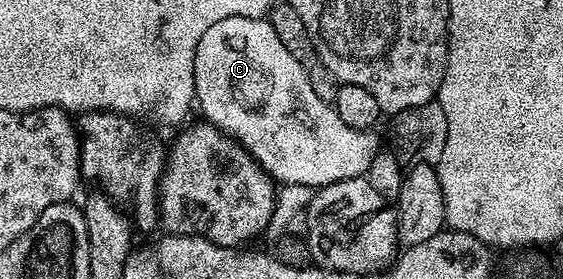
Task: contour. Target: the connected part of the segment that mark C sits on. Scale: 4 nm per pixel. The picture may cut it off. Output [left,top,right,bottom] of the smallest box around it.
[195,17,381,188]

